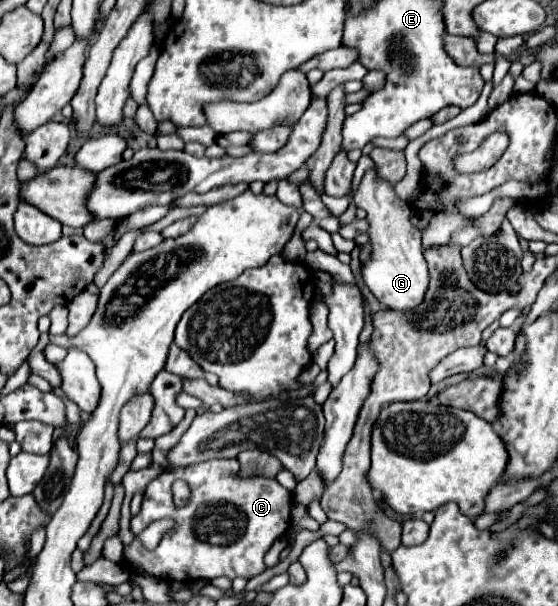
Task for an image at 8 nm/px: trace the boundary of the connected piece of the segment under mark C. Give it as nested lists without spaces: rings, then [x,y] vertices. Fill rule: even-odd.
[[[209,459],[189,467],[175,467],[153,479],[145,489],[139,515],[131,519],[131,533],[135,535],[135,539],[123,547],[125,565],[131,565],[137,571],[143,571],[163,581],[183,583],[195,579],[209,581],[221,575],[229,579],[251,579],[263,573],[267,569],[263,563],[265,553],[289,529],[293,495],[275,479],[239,479],[235,475],[239,470],[240,465],[236,459]],[[175,479],[187,481],[193,491],[193,499],[187,507],[173,505],[171,485]],[[163,517],[175,519],[177,527],[165,537],[165,541],[161,541],[153,551],[149,551],[143,547],[137,535],[149,523]]]

